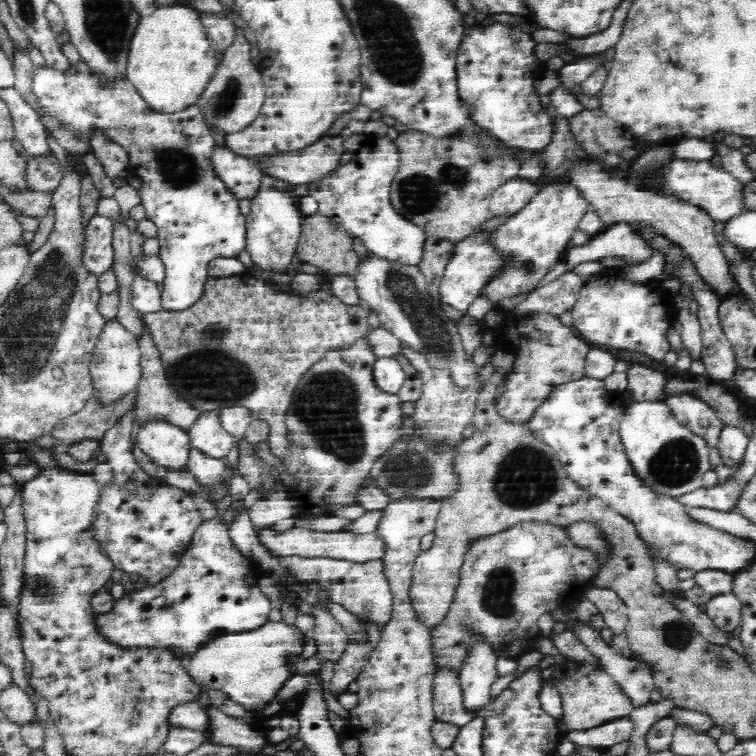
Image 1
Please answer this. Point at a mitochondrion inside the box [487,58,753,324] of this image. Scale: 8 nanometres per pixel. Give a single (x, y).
(650, 160)

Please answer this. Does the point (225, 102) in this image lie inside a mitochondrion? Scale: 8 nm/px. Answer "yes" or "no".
yes

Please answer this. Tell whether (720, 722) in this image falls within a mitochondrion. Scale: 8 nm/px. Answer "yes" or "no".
no

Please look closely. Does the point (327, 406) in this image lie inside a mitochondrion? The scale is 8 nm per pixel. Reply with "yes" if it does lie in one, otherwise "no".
yes

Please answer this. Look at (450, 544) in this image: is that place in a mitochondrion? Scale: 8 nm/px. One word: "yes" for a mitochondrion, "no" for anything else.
no

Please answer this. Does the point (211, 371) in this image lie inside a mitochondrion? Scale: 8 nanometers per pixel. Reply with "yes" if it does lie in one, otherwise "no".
yes

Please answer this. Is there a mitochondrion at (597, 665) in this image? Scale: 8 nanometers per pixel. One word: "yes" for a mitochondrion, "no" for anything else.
no

